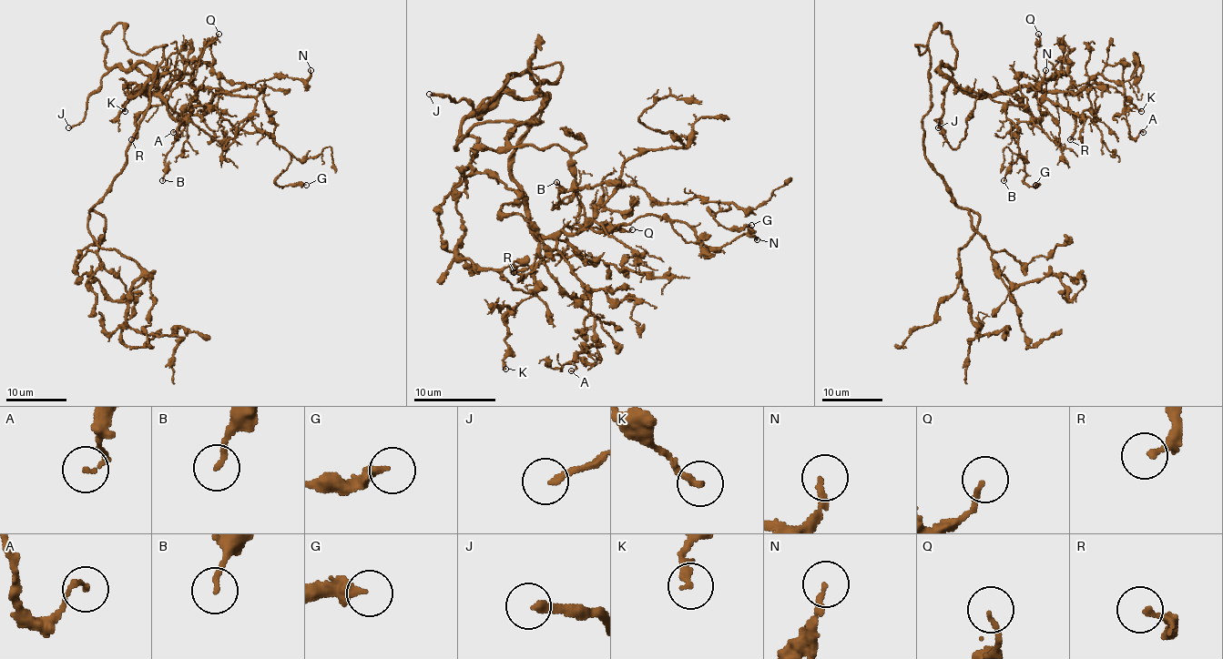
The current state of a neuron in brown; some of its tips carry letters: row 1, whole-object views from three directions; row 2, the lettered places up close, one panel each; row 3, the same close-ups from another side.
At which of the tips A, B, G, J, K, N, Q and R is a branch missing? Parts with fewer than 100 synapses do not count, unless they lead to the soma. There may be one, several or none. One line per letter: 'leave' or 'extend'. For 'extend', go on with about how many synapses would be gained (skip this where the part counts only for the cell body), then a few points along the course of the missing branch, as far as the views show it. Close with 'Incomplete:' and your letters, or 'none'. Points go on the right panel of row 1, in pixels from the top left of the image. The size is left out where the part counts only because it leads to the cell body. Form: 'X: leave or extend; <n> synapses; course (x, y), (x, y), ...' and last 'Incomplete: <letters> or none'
A: leave
B: leave
G: leave
J: extend; course (938, 127), (938, 139), (942, 146), (947, 148), (967, 148), (983, 156), (992, 164), (1002, 194)
K: leave
N: leave
Q: leave
R: leave
Incomplete: J

